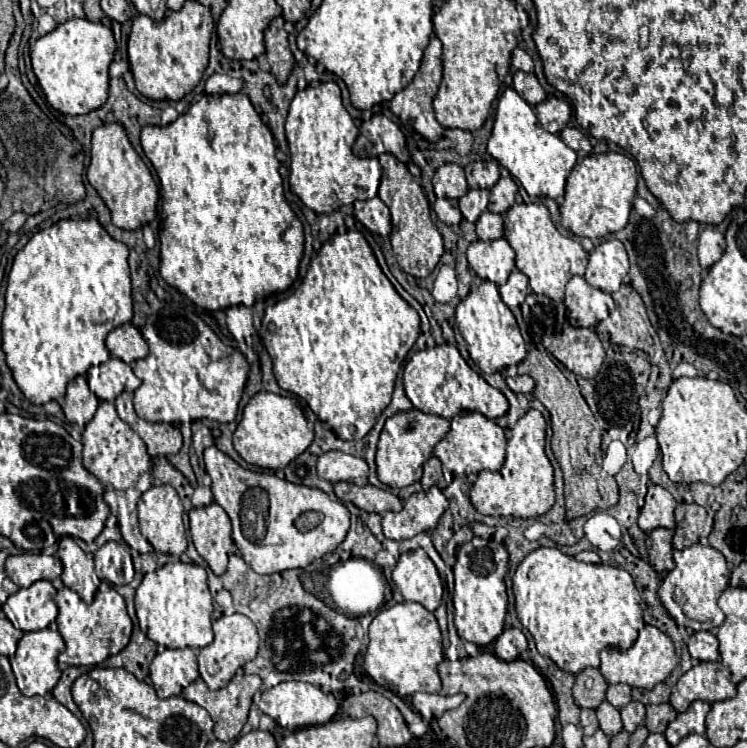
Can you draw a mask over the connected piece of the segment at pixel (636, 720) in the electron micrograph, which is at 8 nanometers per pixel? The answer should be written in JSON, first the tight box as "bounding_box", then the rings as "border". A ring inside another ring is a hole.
{"bounding_box":[621,700,645,732],"border":[[[633,700],[621,708],[621,718],[623,718],[623,728],[627,732],[635,732],[635,728],[645,720],[645,706]]]}

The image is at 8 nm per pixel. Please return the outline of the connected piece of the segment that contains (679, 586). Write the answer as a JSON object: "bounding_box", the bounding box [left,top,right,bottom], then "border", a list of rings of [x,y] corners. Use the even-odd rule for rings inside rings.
{"bounding_box":[659,544,731,632],"border":[[[693,544],[685,550],[675,550],[673,558],[675,558],[675,570],[667,574],[667,578],[659,588],[659,598],[665,604],[665,610],[669,612],[669,616],[673,616],[677,624],[685,628],[693,628],[695,632],[699,630],[713,632],[725,620],[725,614],[717,606],[717,600],[721,592],[729,586],[731,576],[725,558],[715,548],[703,544]]]}

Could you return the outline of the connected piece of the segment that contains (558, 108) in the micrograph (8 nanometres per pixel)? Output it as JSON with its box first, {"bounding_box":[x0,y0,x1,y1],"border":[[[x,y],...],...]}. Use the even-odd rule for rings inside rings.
{"bounding_box":[535,96,571,134],"border":[[[551,96],[535,106],[535,114],[547,132],[559,134],[571,118],[571,106],[567,100],[559,100],[559,98]]]}

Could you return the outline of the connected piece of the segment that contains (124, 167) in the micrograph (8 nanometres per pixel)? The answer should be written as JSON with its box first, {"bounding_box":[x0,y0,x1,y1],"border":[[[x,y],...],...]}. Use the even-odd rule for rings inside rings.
{"bounding_box":[87,122,159,230],"border":[[[117,122],[103,124],[93,130],[91,162],[87,168],[87,180],[109,206],[115,226],[133,230],[133,228],[141,228],[143,224],[147,224],[149,218],[155,218],[157,200],[159,200],[157,184],[147,164],[139,158],[139,154],[131,146],[127,132],[121,124]]]}

